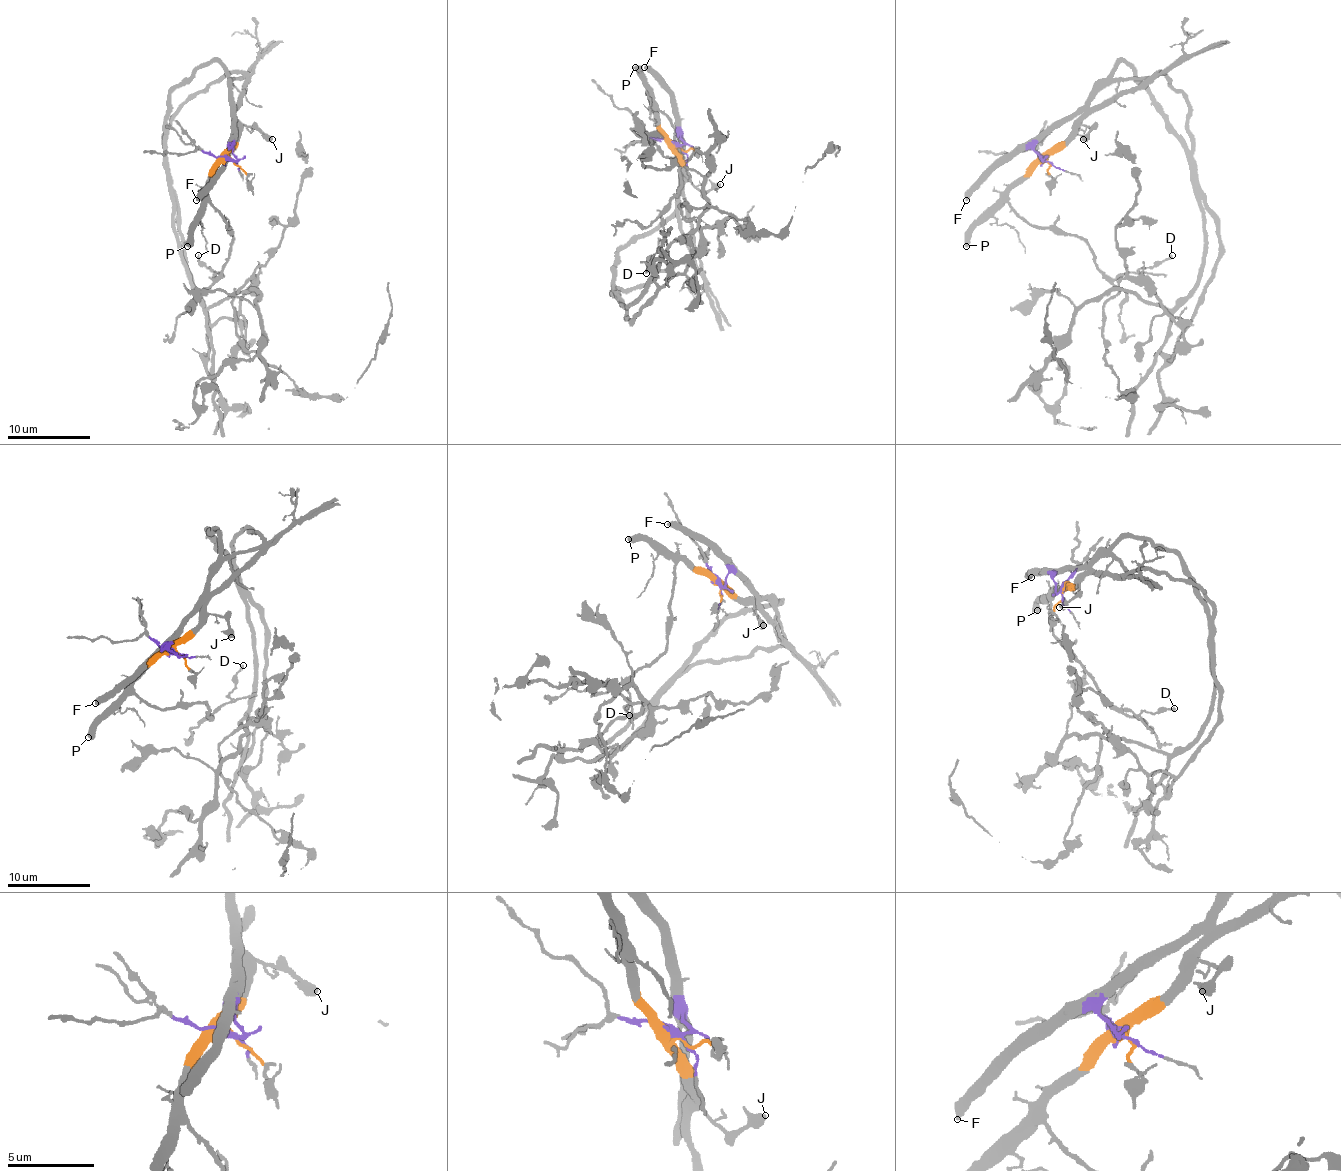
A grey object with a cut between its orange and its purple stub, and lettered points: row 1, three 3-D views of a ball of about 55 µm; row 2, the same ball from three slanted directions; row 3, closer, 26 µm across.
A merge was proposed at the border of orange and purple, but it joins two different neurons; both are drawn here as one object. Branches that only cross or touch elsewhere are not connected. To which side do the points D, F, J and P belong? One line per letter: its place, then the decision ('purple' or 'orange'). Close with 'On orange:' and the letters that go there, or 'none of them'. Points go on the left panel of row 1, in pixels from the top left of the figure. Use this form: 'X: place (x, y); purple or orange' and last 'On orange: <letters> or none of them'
D: place (198, 255); orange
F: place (196, 200); purple
J: place (272, 139); orange
P: place (187, 246); orange
On orange: D, J, P

